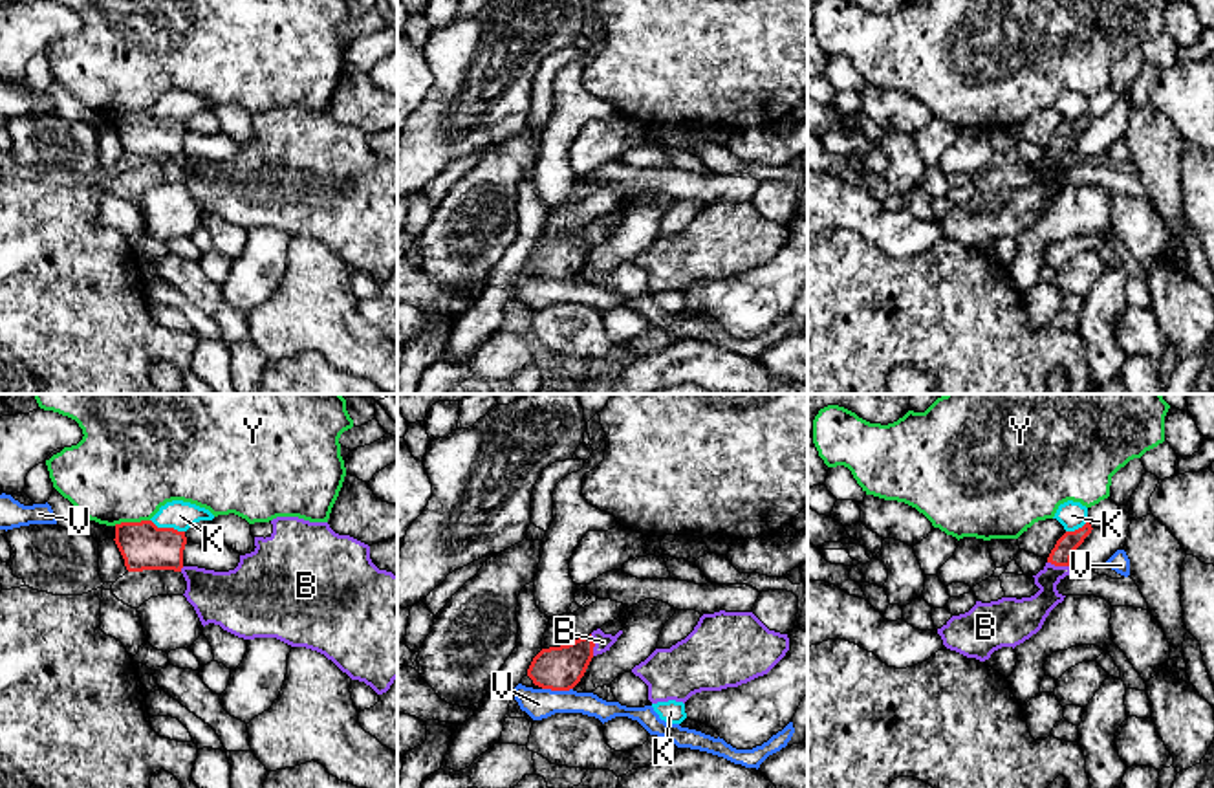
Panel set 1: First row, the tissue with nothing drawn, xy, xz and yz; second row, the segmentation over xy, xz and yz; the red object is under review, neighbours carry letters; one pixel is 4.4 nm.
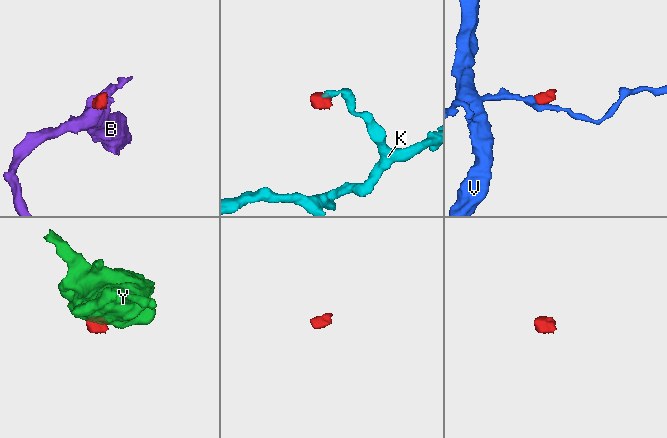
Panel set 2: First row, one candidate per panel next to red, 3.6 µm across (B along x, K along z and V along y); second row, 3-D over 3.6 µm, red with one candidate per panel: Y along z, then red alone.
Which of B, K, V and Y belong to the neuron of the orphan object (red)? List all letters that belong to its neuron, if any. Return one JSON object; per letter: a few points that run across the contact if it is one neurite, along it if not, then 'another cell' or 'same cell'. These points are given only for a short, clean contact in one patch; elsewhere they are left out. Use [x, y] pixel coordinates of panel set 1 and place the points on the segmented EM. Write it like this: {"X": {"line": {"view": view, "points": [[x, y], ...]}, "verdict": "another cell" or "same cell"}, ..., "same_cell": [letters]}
{"B": {"line": {"view": "yz", "points": [[1061, 556], [1061, 565], [1029, 612]]}, "verdict": "same cell"}, "K": {"line": {"view": "xy", "points": [[151, 519], [158, 526], [173, 526], [184, 532]]}, "verdict": "another cell"}, "V": {"line": {"view": "xz", "points": [[542, 688], [572, 689]]}, "verdict": "another cell"}, "Y": {"line": {"view": "xy", "points": [[149, 519], [114, 525]]}, "verdict": "another cell"}, "same_cell": ["B"]}

